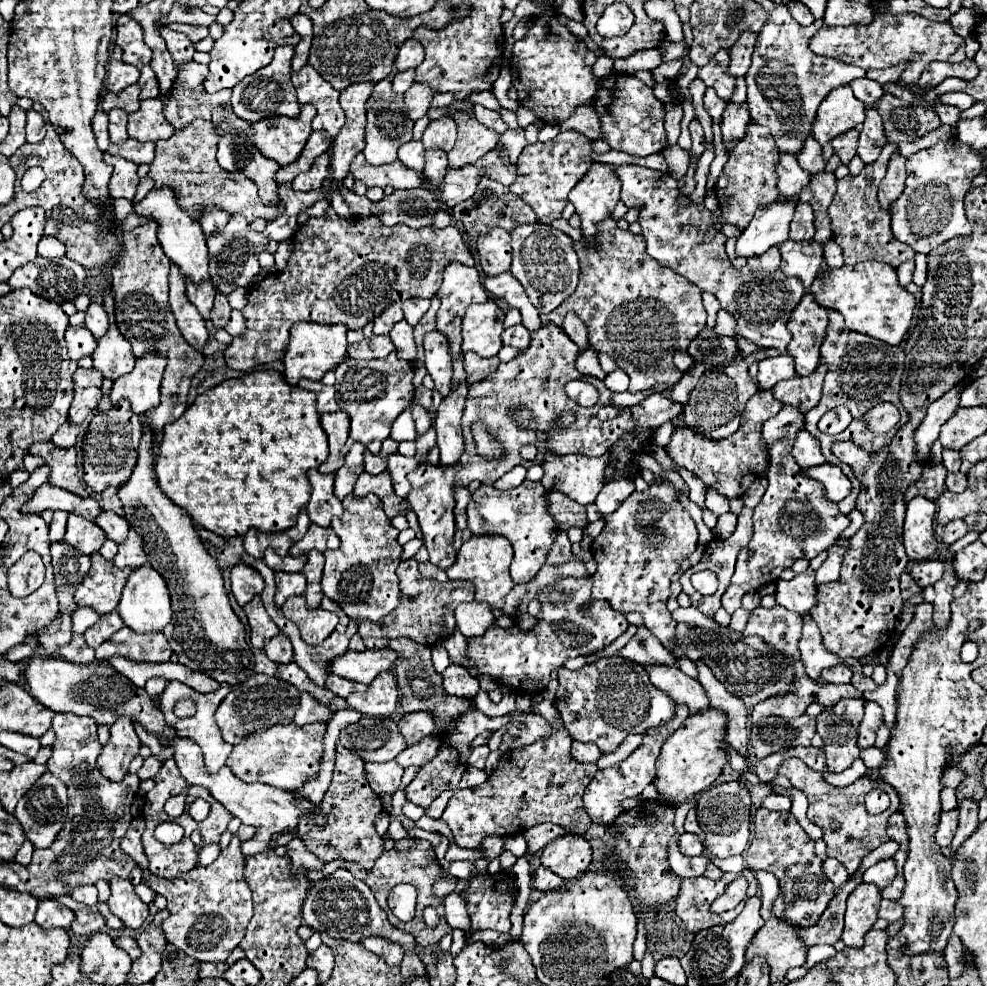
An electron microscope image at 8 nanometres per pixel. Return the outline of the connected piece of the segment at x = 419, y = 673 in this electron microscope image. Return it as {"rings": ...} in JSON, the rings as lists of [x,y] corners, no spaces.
{"rings":[[[406,637],[402,639],[394,639],[390,643],[390,647],[398,653],[396,665],[392,669],[398,689],[400,689],[400,705],[404,709],[404,713],[412,713],[412,711],[430,711],[434,715],[434,723],[436,729],[454,729],[456,719],[470,711],[472,707],[476,709],[476,703],[472,699],[462,699],[462,697],[448,697],[448,693],[442,689],[442,677],[434,671],[432,667],[432,659],[430,659],[430,647],[414,643]]]}

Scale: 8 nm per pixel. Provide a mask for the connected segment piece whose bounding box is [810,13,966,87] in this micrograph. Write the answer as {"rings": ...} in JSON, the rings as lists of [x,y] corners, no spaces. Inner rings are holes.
{"rings":[[[876,13],[870,25],[852,25],[852,27],[822,27],[810,41],[810,49],[816,55],[826,55],[840,59],[848,65],[868,67],[868,69],[886,69],[894,65],[904,65],[906,69],[900,77],[904,87],[916,87],[922,69],[932,61],[958,63],[966,59],[964,39],[954,35],[950,23],[936,23],[922,15],[902,13]]]}

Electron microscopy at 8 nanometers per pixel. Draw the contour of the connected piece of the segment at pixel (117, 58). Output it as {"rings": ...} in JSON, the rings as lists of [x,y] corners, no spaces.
{"rings":[[[114,47],[110,53],[110,61],[108,61],[108,77],[106,77],[108,91],[120,93],[128,85],[134,85],[138,77],[140,77],[140,71],[134,65],[126,65],[122,61],[122,49]]]}

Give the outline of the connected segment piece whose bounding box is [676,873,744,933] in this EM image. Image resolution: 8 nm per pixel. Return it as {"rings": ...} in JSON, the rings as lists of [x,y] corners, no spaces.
{"rings":[[[724,873],[722,879],[712,881],[706,877],[694,877],[694,879],[682,879],[680,893],[676,897],[676,915],[684,921],[686,929],[692,933],[698,933],[702,929],[710,929],[720,923],[730,923],[738,917],[738,913],[744,907],[744,901],[736,905],[732,911],[726,911],[722,915],[716,915],[710,911],[710,905],[716,897],[720,897],[728,883],[736,875]]]}

